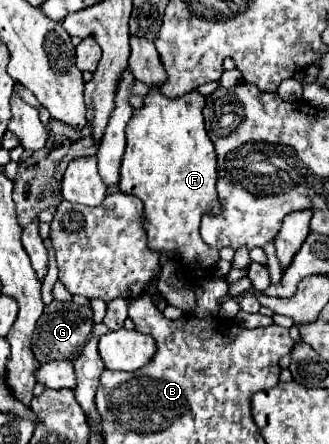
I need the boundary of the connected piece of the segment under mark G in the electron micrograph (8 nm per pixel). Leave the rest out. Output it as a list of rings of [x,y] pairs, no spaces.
[[[55,300],[55,312],[41,314],[41,320],[37,322],[37,328],[33,334],[33,354],[41,364],[47,364],[51,360],[67,360],[87,344],[87,340],[91,338],[91,332],[93,332],[91,306],[79,306],[75,302]]]

